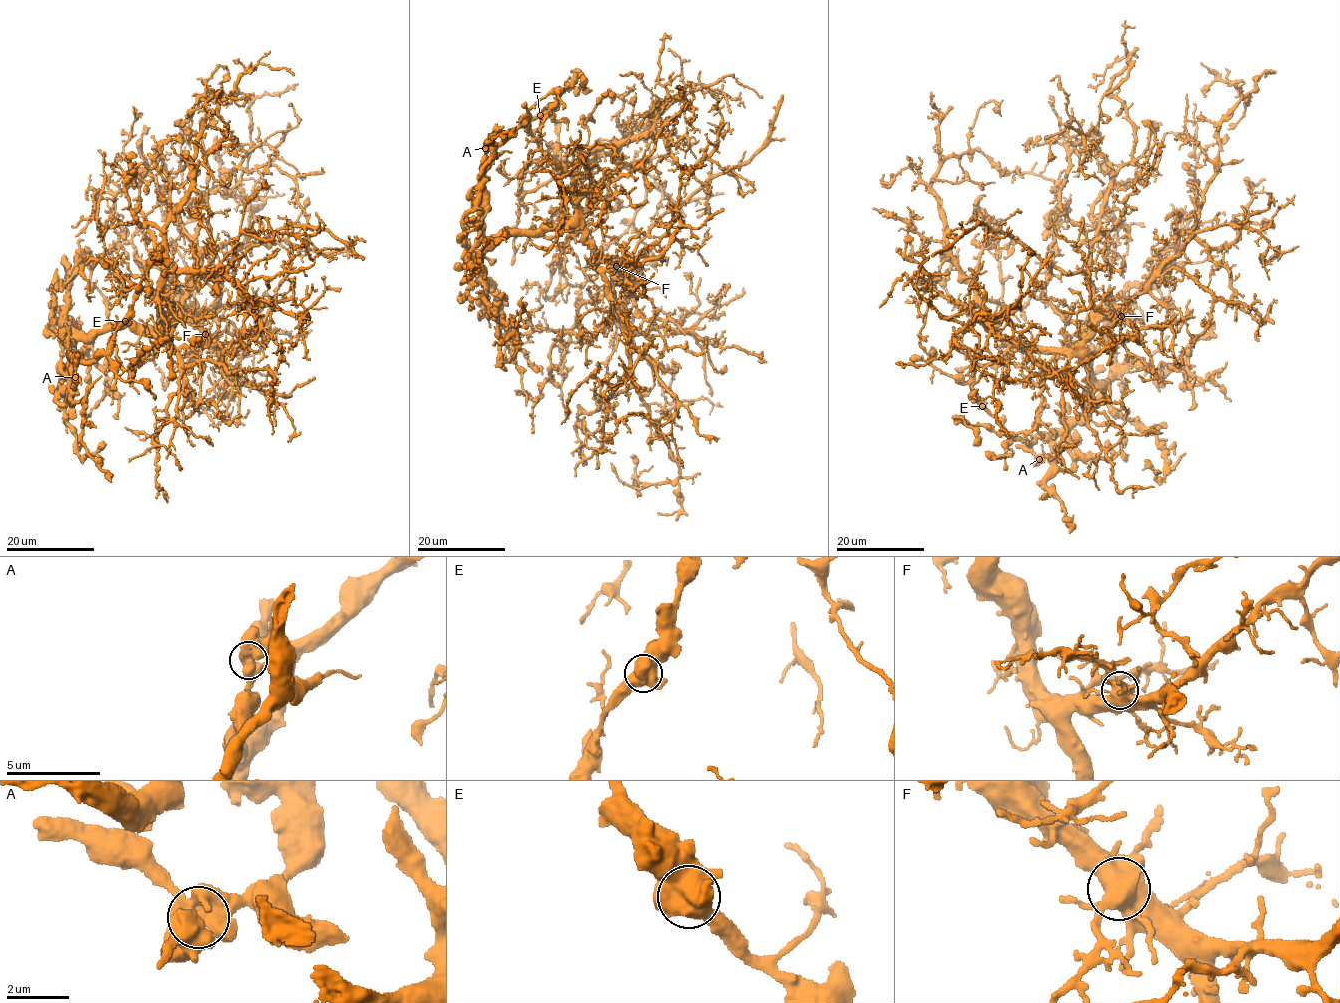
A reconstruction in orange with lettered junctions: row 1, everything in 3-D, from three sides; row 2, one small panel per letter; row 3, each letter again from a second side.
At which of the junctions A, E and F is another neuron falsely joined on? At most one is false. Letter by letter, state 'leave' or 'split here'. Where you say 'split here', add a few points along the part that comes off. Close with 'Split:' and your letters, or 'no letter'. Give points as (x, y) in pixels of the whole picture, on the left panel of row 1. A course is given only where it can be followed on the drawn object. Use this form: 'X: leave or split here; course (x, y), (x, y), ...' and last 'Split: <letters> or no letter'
A: leave
E: leave
F: leave
Split: no letter

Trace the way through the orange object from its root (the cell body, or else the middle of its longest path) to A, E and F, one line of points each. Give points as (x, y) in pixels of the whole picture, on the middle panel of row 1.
A: (587, 236), (579, 228), (563, 225), (546, 226), (530, 234), (486, 239), (482, 194), (485, 148)
E: (587, 236), (579, 228), (563, 225), (486, 239), (484, 167), (499, 145), (540, 115)
F: (587, 236), (594, 247), (598, 265), (616, 266)

